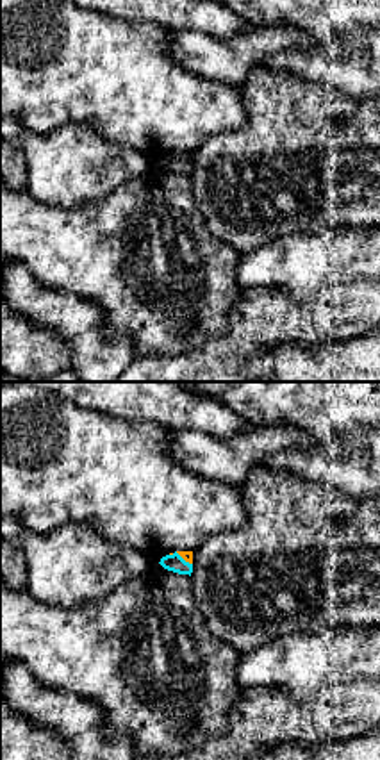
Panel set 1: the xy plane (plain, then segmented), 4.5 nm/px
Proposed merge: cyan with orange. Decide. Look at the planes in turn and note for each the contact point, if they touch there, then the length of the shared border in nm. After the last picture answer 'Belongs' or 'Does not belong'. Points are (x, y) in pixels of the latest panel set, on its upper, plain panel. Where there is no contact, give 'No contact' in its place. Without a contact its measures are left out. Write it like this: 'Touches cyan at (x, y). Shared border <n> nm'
Touches cyan at (179, 156). Shared border 120 nm

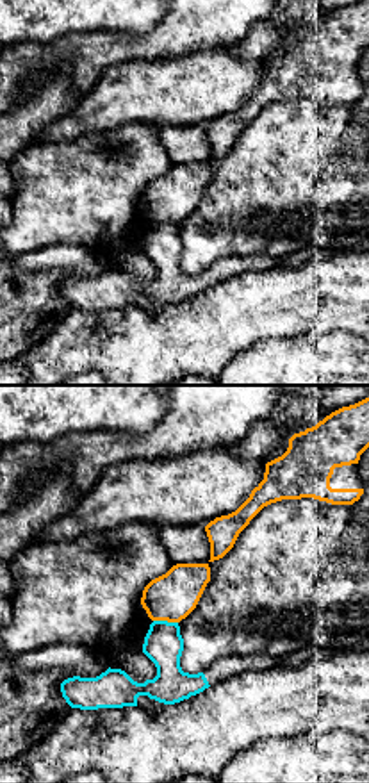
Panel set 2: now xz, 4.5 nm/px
Touches cyan at (166, 222). Shared border 110 nm

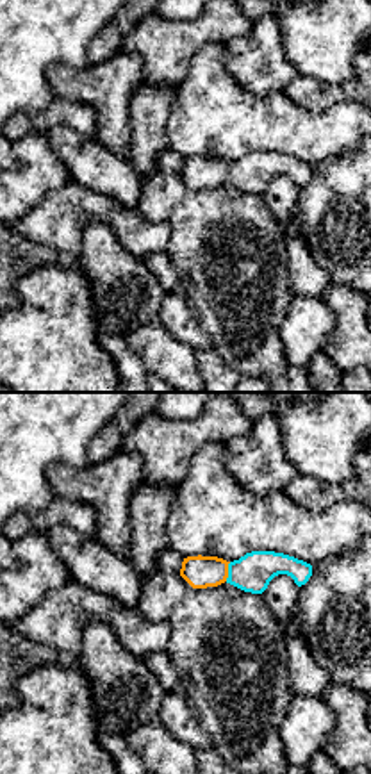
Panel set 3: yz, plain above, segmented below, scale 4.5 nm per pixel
Touches cyan at (229, 172). Shared border 90 nm

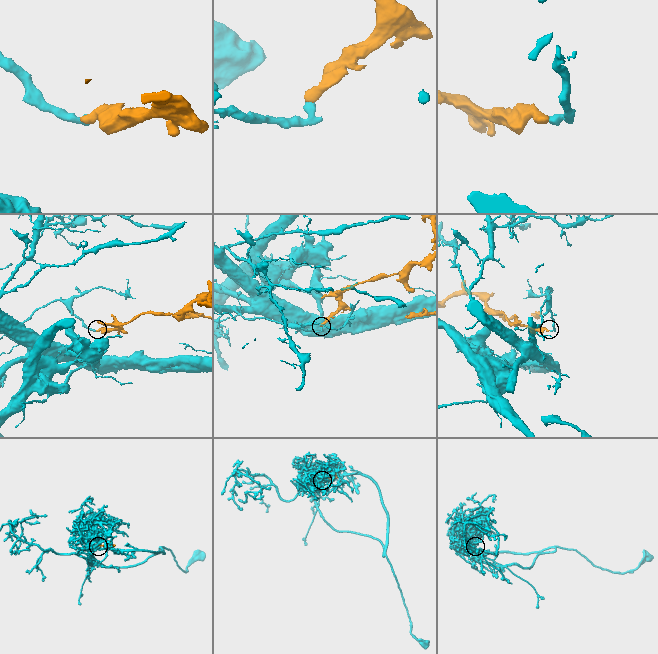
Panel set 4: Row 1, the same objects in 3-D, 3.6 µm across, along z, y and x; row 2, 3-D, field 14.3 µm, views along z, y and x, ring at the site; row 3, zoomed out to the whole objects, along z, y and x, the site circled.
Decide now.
Does not belong

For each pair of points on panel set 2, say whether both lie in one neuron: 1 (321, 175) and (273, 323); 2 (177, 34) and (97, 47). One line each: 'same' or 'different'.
1: different
2: same

